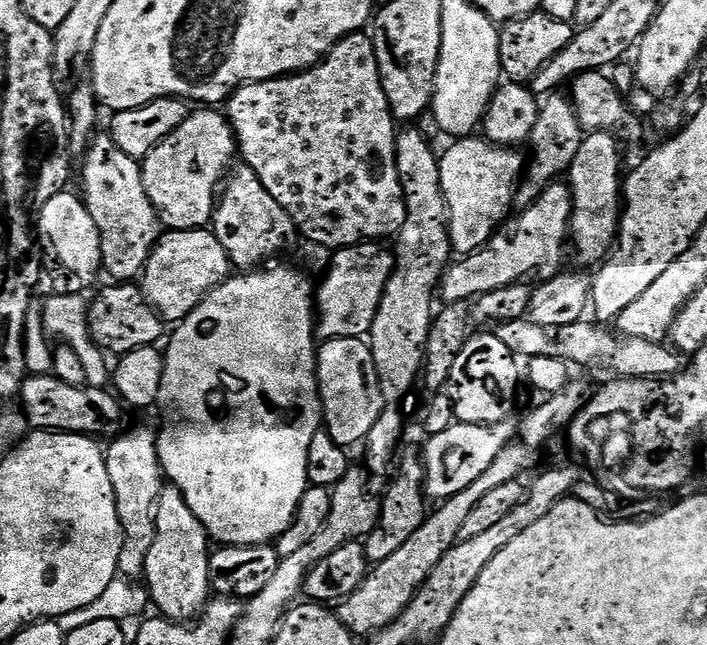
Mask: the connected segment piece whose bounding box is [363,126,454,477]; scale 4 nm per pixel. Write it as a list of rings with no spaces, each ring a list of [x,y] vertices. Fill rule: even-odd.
[[[415,126],[401,127],[396,133],[396,169],[406,202],[406,222],[394,240],[392,276],[386,282],[378,318],[374,318],[370,333],[372,357],[385,402],[378,422],[374,422],[363,445],[364,456],[368,459],[366,468],[373,477],[387,474],[388,463],[404,436],[404,412],[400,403],[421,379],[426,338],[434,315],[432,296],[434,300],[454,256],[448,240],[448,203],[442,194],[440,156],[432,148],[433,141],[423,137]]]

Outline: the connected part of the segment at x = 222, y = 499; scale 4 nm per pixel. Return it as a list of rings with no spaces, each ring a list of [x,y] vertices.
[[[284,262],[233,275],[219,284],[187,318],[179,321],[177,328],[180,329],[173,334],[172,341],[170,336],[168,348],[164,352],[164,373],[159,398],[159,403],[164,404],[164,429],[161,427],[158,432],[160,466],[165,477],[183,494],[186,506],[194,510],[198,522],[202,522],[209,537],[220,546],[251,548],[254,544],[272,544],[292,525],[298,502],[302,502],[302,494],[310,487],[306,474],[306,454],[310,450],[310,438],[314,438],[314,434],[322,428],[322,409],[318,399],[320,387],[316,381],[318,337],[314,284],[308,281],[306,273],[280,263]]]

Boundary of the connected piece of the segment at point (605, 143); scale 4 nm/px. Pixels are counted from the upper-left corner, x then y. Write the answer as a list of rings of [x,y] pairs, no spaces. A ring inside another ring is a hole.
[[[610,132],[585,135],[574,162],[568,167],[566,183],[572,190],[570,248],[576,251],[577,265],[599,265],[613,251],[622,215],[622,172],[617,137]],[[617,144],[617,145],[616,145]]]

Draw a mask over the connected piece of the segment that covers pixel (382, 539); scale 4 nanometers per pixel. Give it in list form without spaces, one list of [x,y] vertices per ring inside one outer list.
[[[419,451],[408,452],[400,462],[396,481],[385,490],[380,500],[380,517],[376,519],[376,529],[363,541],[369,561],[381,564],[390,554],[398,554],[402,546],[418,531],[430,515],[430,504],[424,490],[424,462]]]

